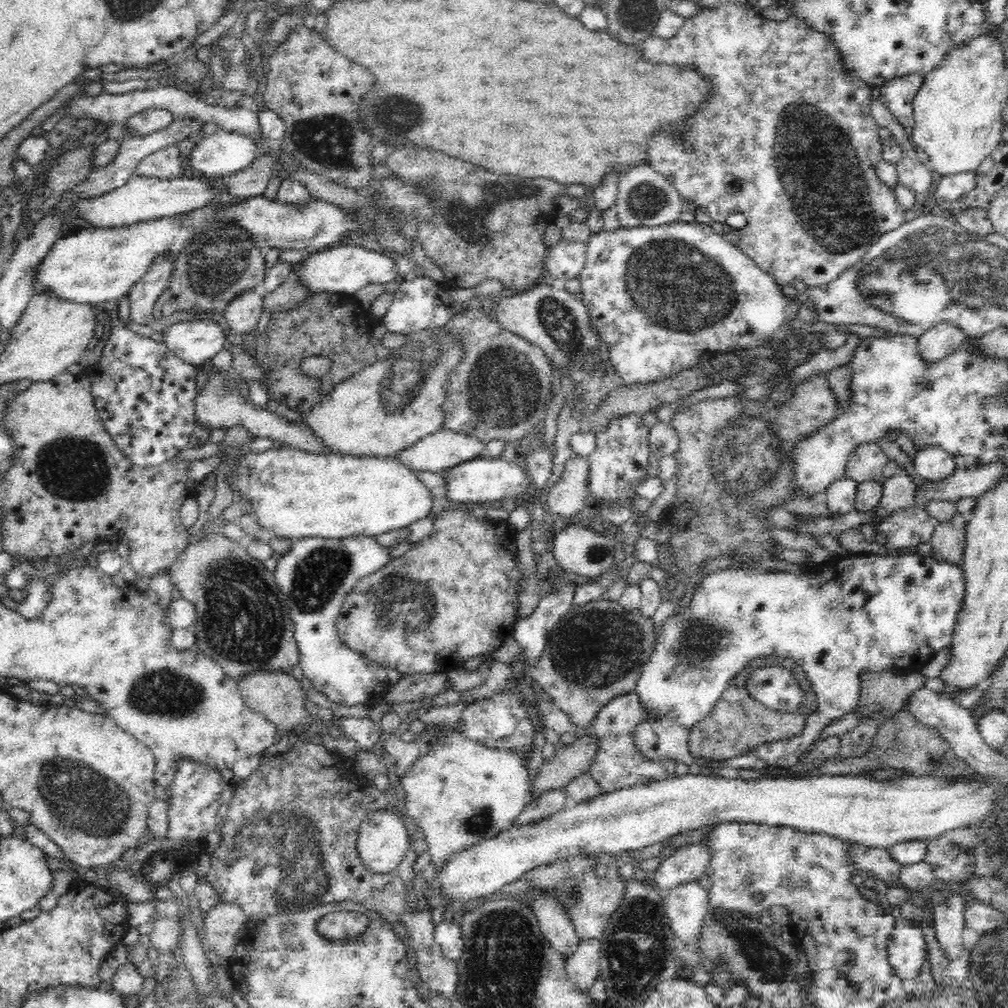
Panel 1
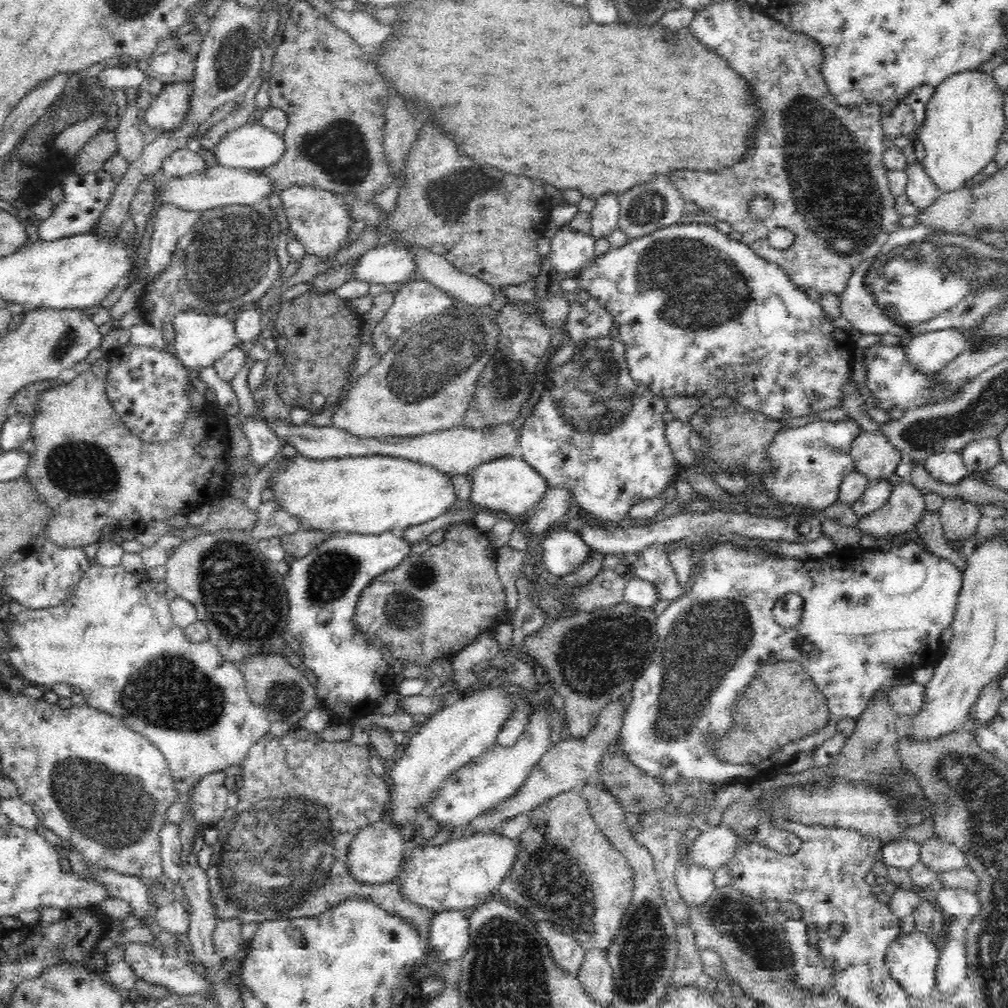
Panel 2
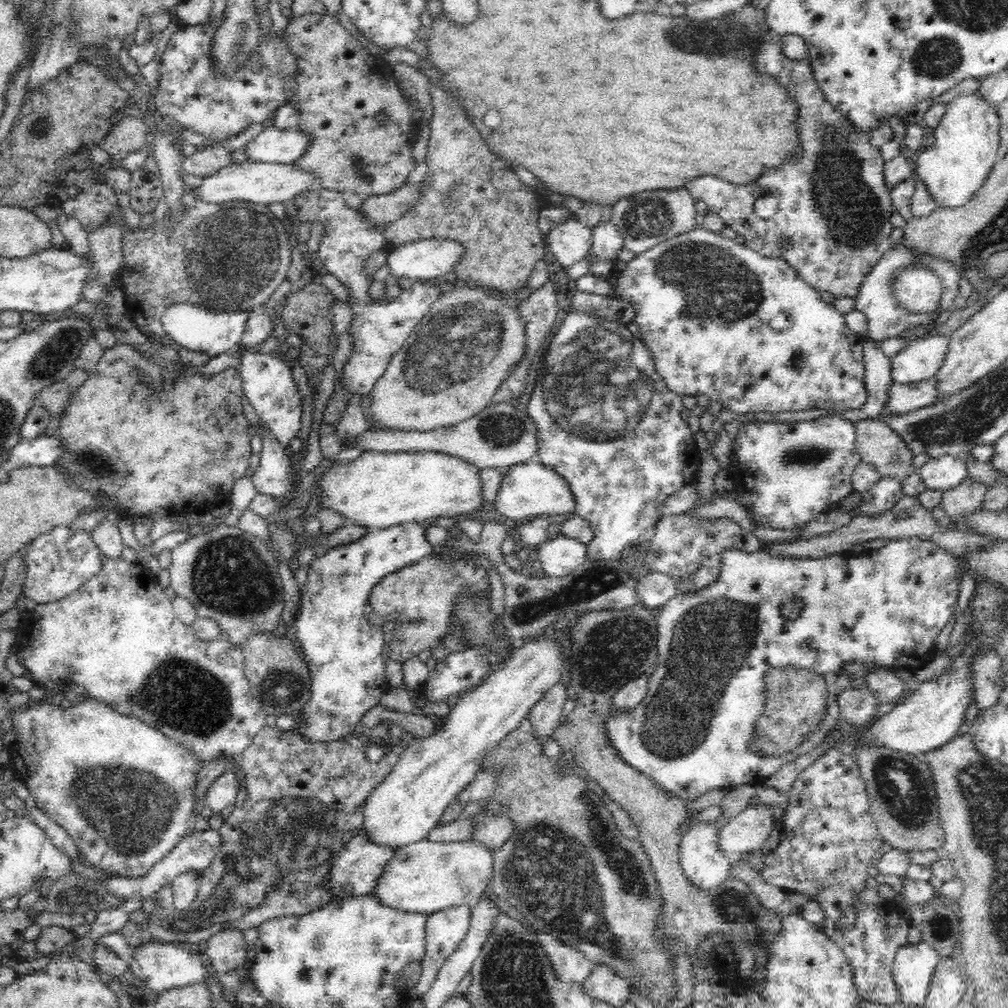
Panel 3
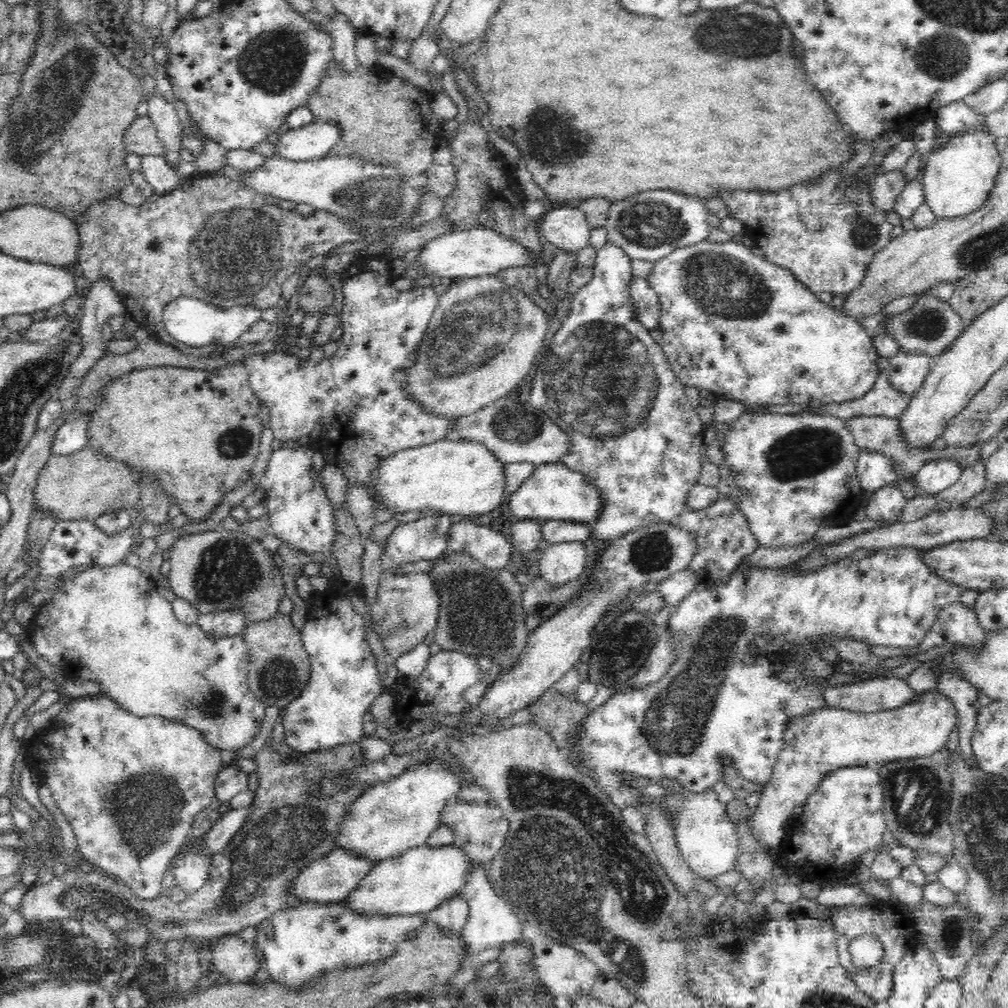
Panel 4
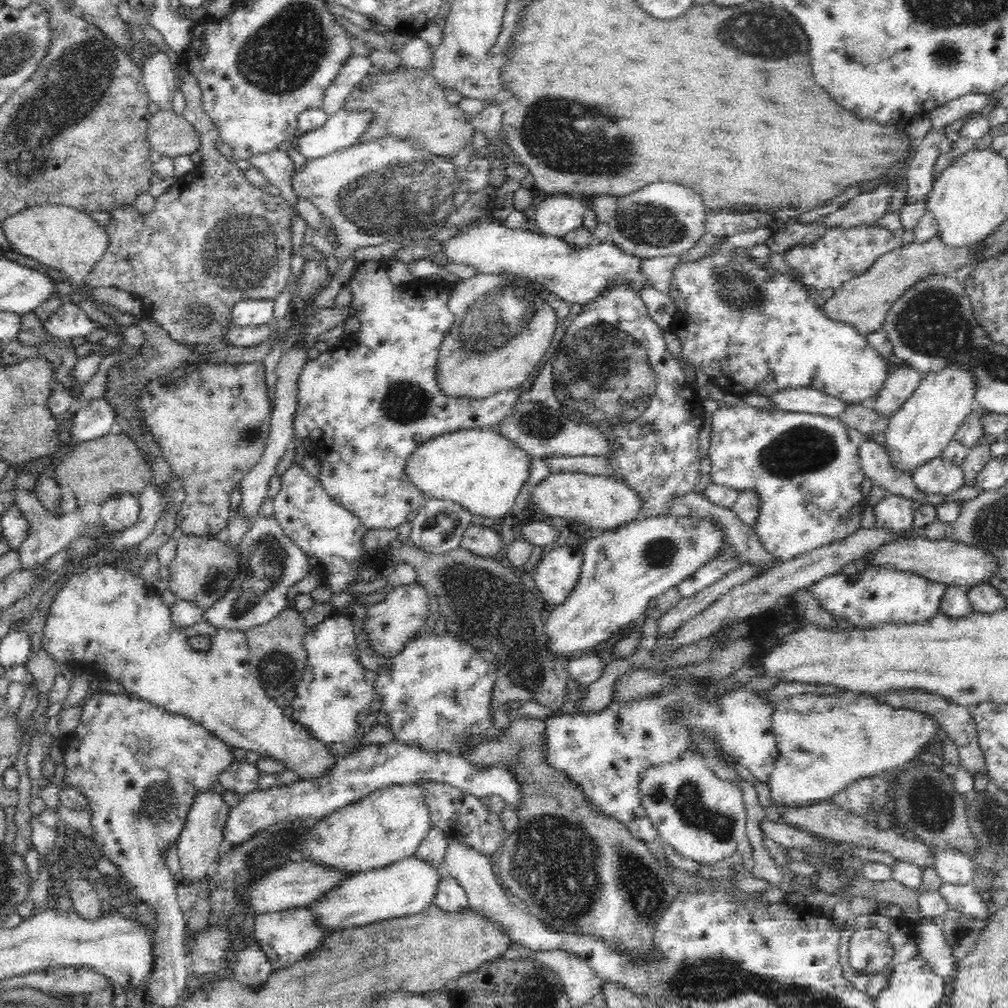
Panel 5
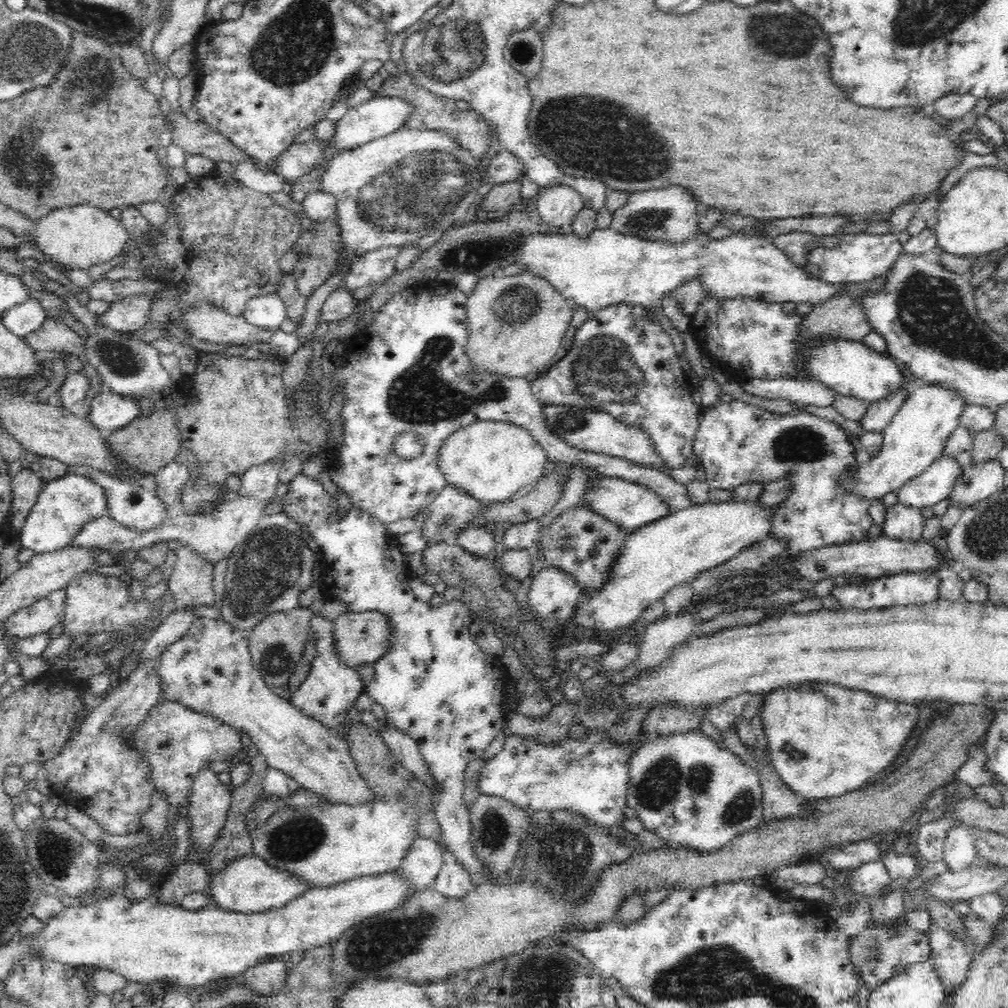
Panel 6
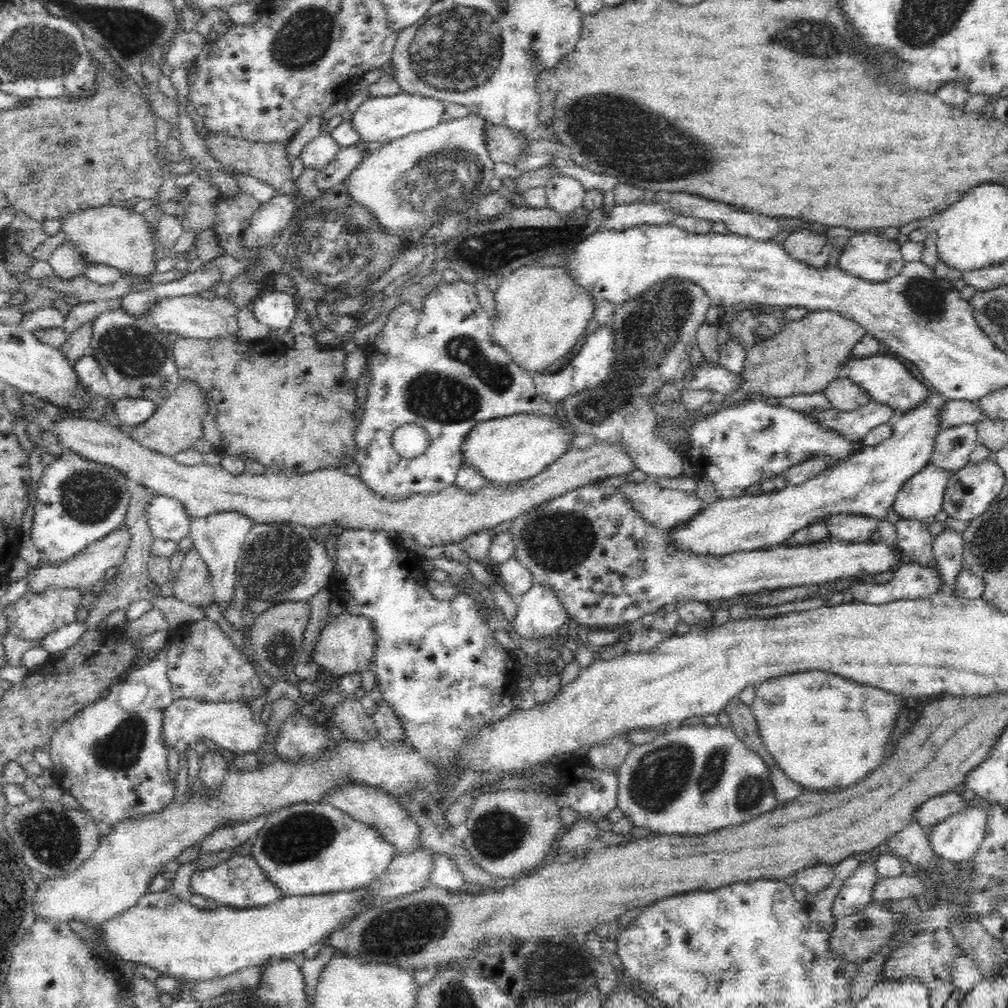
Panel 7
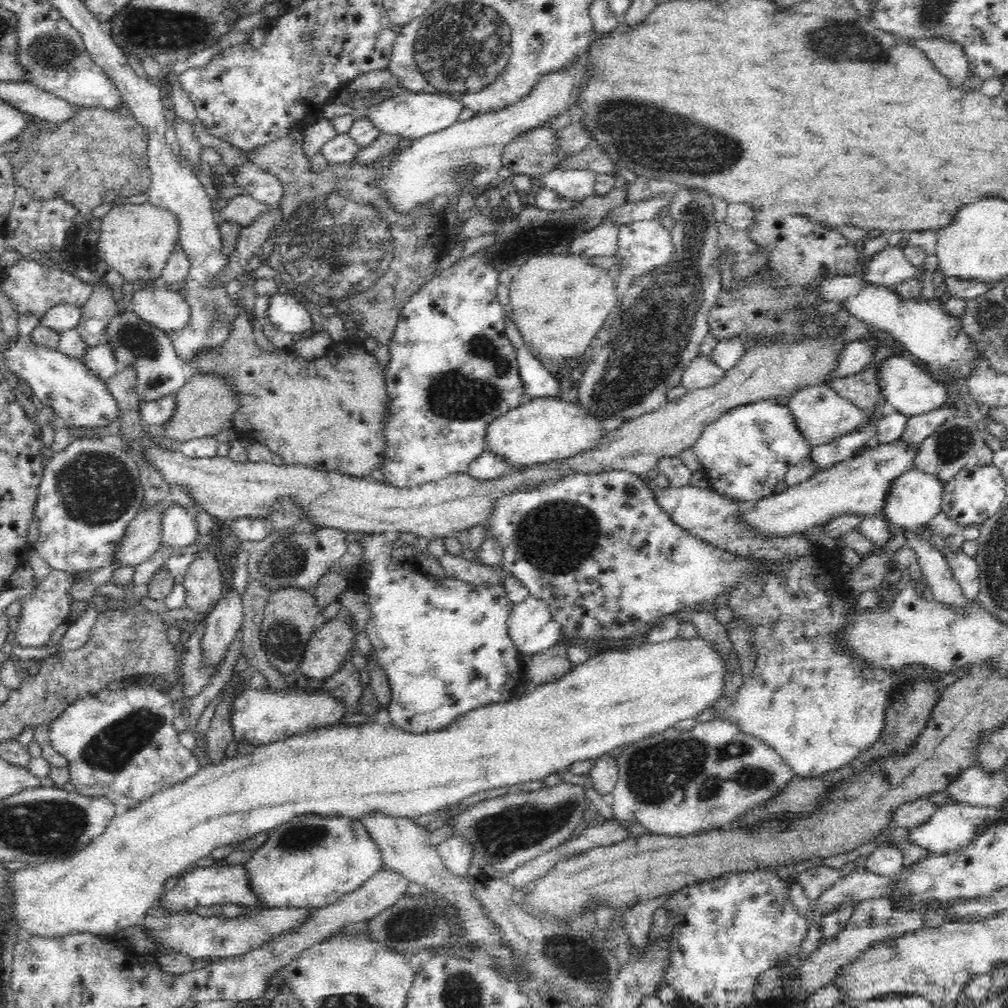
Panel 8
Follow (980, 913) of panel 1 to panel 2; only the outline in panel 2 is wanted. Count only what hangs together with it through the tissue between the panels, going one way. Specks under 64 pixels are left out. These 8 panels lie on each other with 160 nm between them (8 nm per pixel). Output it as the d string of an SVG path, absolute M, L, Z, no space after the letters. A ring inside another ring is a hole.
M943 887L936 892L936 902L949 918L968 922L972 916L978 914L979 900L974 892L966 888Z

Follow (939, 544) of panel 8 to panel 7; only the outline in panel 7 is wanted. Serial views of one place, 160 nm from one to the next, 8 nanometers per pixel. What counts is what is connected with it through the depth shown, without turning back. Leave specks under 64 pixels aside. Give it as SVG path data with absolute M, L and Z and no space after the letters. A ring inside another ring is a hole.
M952 528L942 529L940 536L933 542L933 552L940 564L940 574L942 581L946 581L951 587L962 570L965 543L963 532L952 530Z

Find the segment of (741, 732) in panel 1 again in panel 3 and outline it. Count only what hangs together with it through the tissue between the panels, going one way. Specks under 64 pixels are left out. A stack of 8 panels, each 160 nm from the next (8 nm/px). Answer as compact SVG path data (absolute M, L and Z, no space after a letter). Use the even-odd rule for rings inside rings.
M770 669L767 672L766 689L768 704L757 723L757 740L750 747L766 755L778 755L793 749L822 718L826 704L826 683L814 673L802 669Z

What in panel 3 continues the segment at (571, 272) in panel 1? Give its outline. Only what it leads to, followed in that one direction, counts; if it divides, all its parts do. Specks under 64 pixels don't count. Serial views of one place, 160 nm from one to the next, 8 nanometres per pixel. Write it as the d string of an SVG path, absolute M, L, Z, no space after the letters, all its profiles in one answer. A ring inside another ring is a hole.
M570 212L546 233L546 241L553 256L568 267L588 256L593 245L592 236L593 229Z

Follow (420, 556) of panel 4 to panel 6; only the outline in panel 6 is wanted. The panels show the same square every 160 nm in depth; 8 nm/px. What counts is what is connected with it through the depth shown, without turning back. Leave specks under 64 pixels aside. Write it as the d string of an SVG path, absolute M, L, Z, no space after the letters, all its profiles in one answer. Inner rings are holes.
M447 484L427 506L429 515L426 516L422 523L424 528L421 529L428 544L455 543L481 506L480 500L470 495L466 489Z

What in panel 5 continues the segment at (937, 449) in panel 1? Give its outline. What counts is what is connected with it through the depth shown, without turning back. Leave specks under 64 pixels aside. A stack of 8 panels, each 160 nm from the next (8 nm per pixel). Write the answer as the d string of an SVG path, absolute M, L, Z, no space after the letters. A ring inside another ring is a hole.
M940 456L912 473L915 489L923 494L950 495L966 484L961 466Z

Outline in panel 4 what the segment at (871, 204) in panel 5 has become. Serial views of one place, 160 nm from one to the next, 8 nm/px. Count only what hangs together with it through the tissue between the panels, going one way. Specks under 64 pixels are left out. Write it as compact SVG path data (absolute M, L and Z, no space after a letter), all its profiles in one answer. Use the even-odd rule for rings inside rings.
M903 172L874 175L870 181L871 202L882 212L892 211L907 183Z

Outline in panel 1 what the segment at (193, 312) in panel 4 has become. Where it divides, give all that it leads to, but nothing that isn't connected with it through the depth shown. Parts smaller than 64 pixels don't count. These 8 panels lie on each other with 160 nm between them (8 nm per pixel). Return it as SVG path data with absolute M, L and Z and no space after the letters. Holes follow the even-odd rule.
M188 320L172 324L163 332L163 342L186 364L200 366L211 361L226 346L228 337L212 320Z

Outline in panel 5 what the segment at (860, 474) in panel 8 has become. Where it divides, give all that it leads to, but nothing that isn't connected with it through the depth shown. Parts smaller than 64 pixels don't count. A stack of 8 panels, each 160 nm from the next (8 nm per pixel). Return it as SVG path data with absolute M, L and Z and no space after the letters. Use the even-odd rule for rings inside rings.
M950 366L940 373L923 376L914 394L889 418L884 432L884 444L893 469L912 474L930 459L940 457L961 424L976 408L974 393L973 374L963 368ZM656 515L642 517L612 531L595 533L584 546L581 576L571 596L556 608L551 609L544 628L549 636L550 651L572 658L580 653L589 653L596 644L612 638L622 628L636 622L645 614L650 602L678 587L700 568L722 555L729 543L727 532L718 521L710 517Z

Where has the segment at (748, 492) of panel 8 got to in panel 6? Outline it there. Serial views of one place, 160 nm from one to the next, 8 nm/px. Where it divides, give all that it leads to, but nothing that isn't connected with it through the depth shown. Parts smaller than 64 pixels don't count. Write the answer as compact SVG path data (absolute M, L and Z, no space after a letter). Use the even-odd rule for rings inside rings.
M736 398L724 404L717 402L716 406L702 407L699 425L693 436L693 455L704 467L707 483L711 488L720 490L734 490L751 482L769 483L784 475L792 475L794 488L781 504L770 536L788 540L789 550L786 555L798 556L820 546L852 544L868 539L868 530L873 524L868 514L870 502L857 496L844 495L839 488L839 480L858 466L854 447L847 436L844 429L824 418L809 413L775 413Z

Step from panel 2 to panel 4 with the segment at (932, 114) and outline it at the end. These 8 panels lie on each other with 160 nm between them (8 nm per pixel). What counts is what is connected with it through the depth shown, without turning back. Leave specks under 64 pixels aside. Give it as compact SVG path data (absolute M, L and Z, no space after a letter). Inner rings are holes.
M987 127L966 132L962 137L951 137L927 156L919 179L925 191L925 203L938 219L972 215L984 208L992 195L1002 166L1002 155L996 148L994 137L988 134Z

